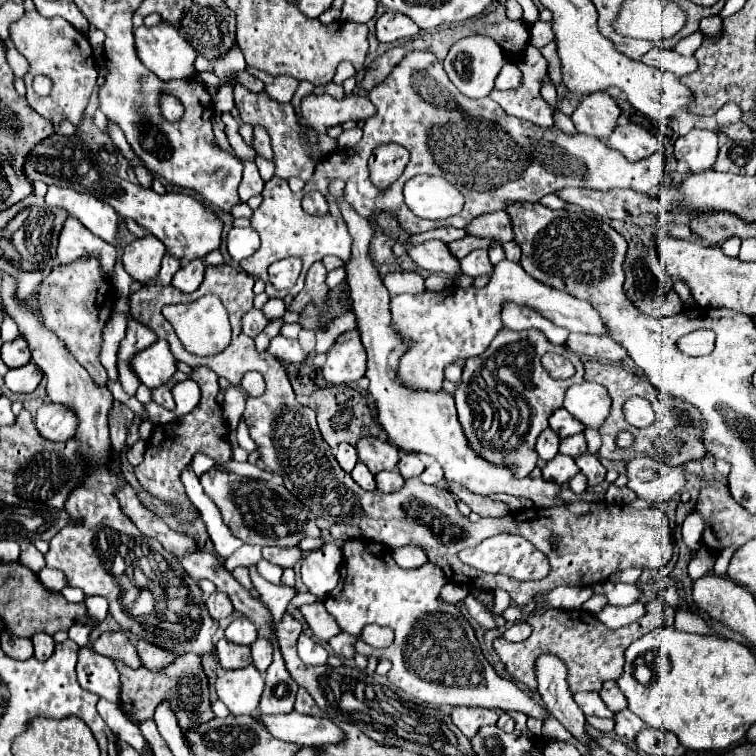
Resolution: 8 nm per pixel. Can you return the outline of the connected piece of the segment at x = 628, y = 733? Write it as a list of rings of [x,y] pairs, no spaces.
[[[621,710],[621,712],[615,712],[615,728],[613,732],[619,736],[619,738],[625,738],[625,740],[633,740],[637,736],[637,732],[643,728],[643,720],[639,720],[633,712],[629,710]]]

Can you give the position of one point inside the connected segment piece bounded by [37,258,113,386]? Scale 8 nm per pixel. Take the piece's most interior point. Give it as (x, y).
(68, 298)

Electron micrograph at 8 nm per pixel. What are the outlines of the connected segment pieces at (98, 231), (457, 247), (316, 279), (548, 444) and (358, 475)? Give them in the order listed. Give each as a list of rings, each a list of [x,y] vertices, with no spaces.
[[[49,186],[45,202],[49,206],[57,206],[67,210],[69,216],[77,218],[85,228],[89,228],[95,236],[107,240],[115,248],[117,244],[117,212],[90,192],[77,192],[73,188]]]
[[[465,236],[465,238],[461,238],[461,240],[455,240],[455,242],[449,242],[447,244],[447,248],[449,248],[449,252],[457,258],[457,260],[461,260],[461,258],[465,258],[471,250],[475,250],[475,248],[487,248],[489,246],[489,240],[485,240],[485,238],[475,238],[475,236]]]
[[[321,261],[309,268],[305,288],[293,298],[291,312],[297,312],[297,310],[301,310],[301,306],[307,306],[307,304],[323,306],[323,302],[327,298],[327,292],[329,292],[329,288],[325,284],[325,276],[327,276],[327,270],[325,270]]]
[[[551,428],[543,430],[541,436],[537,438],[537,446],[535,446],[535,450],[539,454],[539,460],[549,462],[551,458],[557,456],[557,448],[559,448],[559,436]]]
[[[357,464],[355,466],[355,470],[351,472],[351,476],[353,476],[353,480],[363,488],[363,490],[375,490],[375,476],[367,470],[367,466],[365,464]]]

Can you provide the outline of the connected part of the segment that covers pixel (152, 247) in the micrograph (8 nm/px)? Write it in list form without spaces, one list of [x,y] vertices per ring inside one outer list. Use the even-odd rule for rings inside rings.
[[[147,234],[145,238],[137,238],[129,246],[125,246],[121,260],[123,260],[127,274],[133,280],[137,280],[141,284],[149,284],[159,274],[163,254],[165,254],[163,242],[157,240],[155,236]]]

